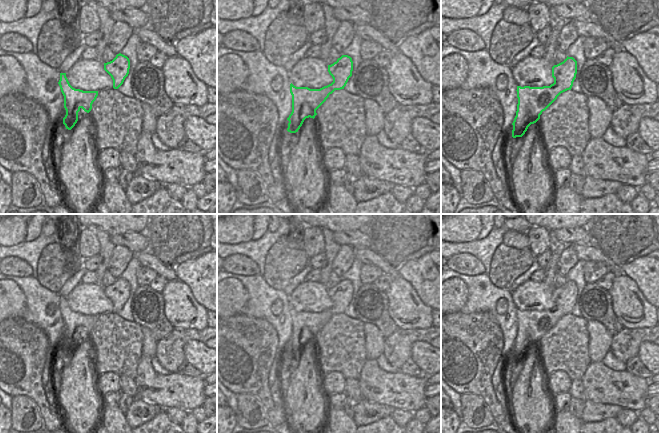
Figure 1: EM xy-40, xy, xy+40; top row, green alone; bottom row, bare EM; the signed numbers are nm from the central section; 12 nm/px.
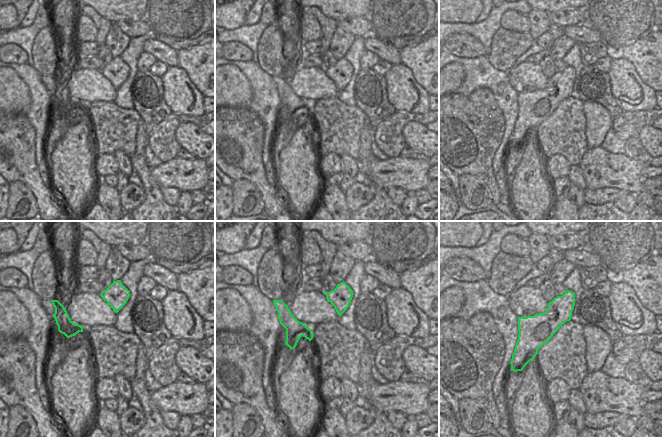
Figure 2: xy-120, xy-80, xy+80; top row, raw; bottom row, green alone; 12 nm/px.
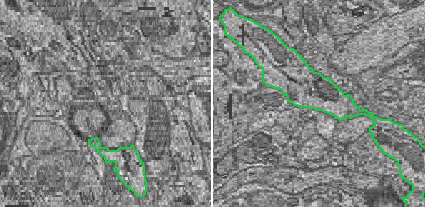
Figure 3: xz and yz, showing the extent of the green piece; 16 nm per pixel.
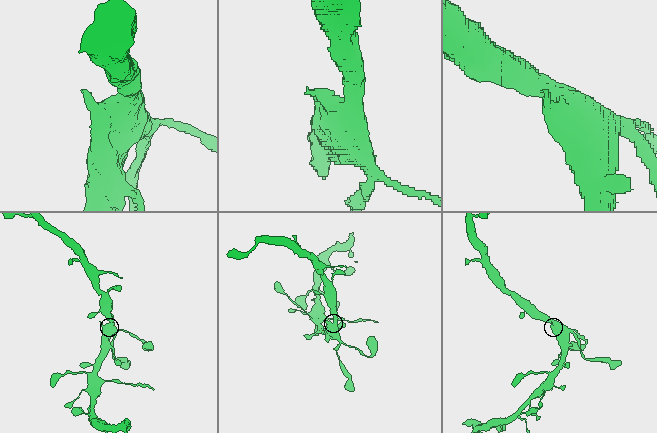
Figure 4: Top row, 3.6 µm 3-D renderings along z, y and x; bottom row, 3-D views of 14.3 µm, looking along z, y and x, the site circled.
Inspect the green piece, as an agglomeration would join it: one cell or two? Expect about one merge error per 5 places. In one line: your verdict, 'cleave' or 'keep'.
keep

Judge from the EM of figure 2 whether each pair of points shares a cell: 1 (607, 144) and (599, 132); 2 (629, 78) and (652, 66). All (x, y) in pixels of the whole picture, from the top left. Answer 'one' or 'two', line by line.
1: two
2: two

